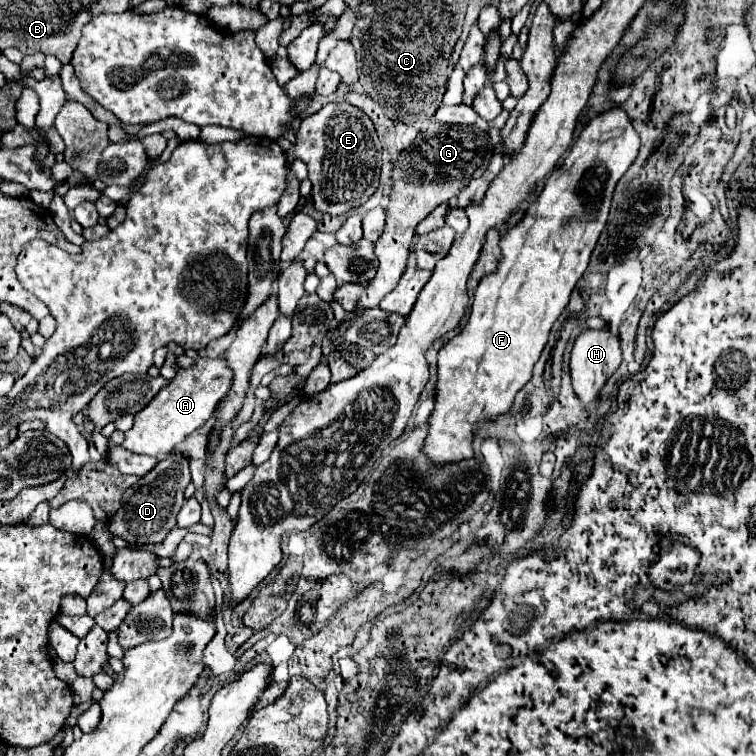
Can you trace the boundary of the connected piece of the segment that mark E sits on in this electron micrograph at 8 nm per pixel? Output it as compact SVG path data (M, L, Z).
M348 101L328 103L314 115L300 119L294 139L294 155L308 165L312 205L318 211L330 215L346 213L366 203L378 189L382 165L380 139L370 117Z

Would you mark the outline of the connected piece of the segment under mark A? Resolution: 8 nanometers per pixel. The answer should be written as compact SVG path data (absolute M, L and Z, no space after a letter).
M198 355L190 367L178 367L176 377L160 389L150 405L134 415L134 427L126 431L126 441L122 443L122 447L134 453L162 453L162 457L168 455L192 431L208 421L208 417L216 411L218 403L228 395L230 385L232 371L228 369L226 359L206 359Z

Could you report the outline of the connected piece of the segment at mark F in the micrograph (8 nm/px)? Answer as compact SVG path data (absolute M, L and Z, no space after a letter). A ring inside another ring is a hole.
M614 107L600 113L584 127L562 165L550 173L538 199L524 211L522 221L518 221L500 239L502 255L498 259L498 267L494 273L480 279L474 291L468 323L438 353L436 407L428 419L430 433L424 445L424 453L432 463L442 465L472 457L472 429L478 425L478 421L506 413L512 407L514 395L530 381L532 369L540 359L554 321L566 309L572 289L588 267L590 255L608 219L614 187L634 163L638 149L640 137L624 109Z

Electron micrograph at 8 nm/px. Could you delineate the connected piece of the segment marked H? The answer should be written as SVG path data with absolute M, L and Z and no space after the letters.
M610 327L602 329L586 329L582 331L572 349L570 359L570 373L572 373L572 385L576 395L582 403L598 403L598 393L604 387L606 379L620 367L622 363L622 349L620 349L620 337L610 331Z

